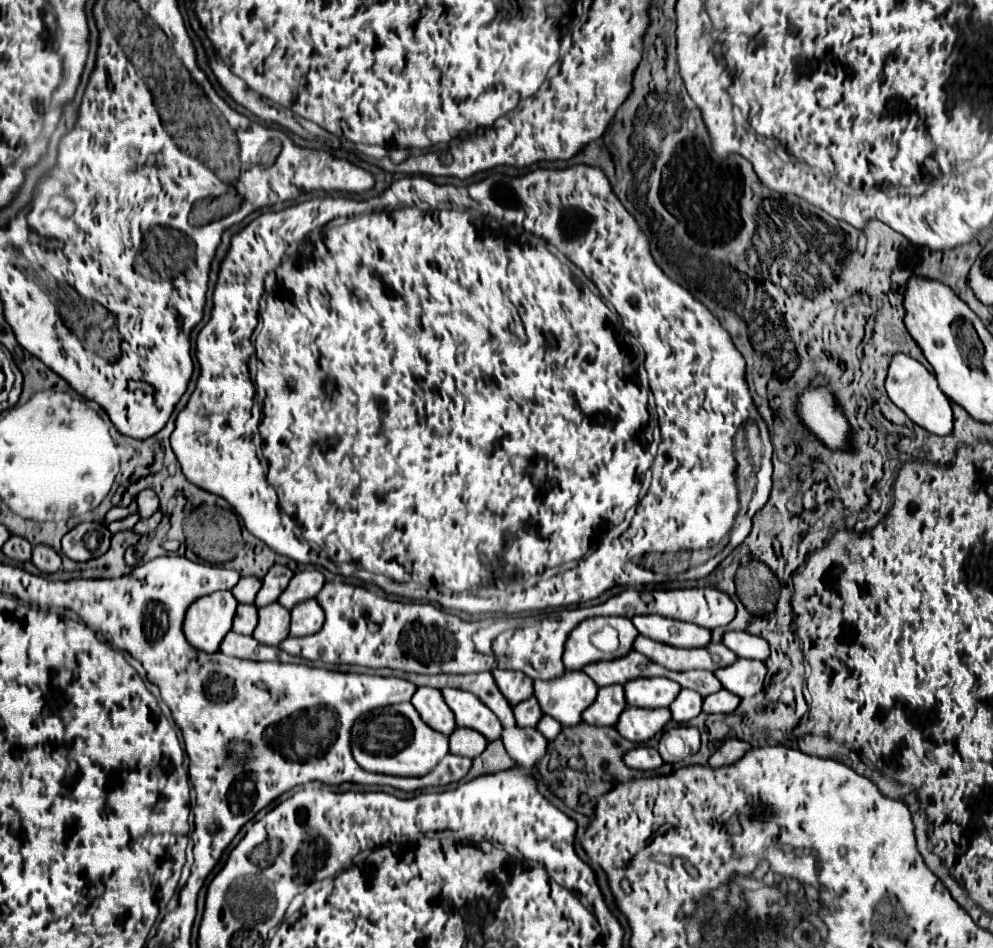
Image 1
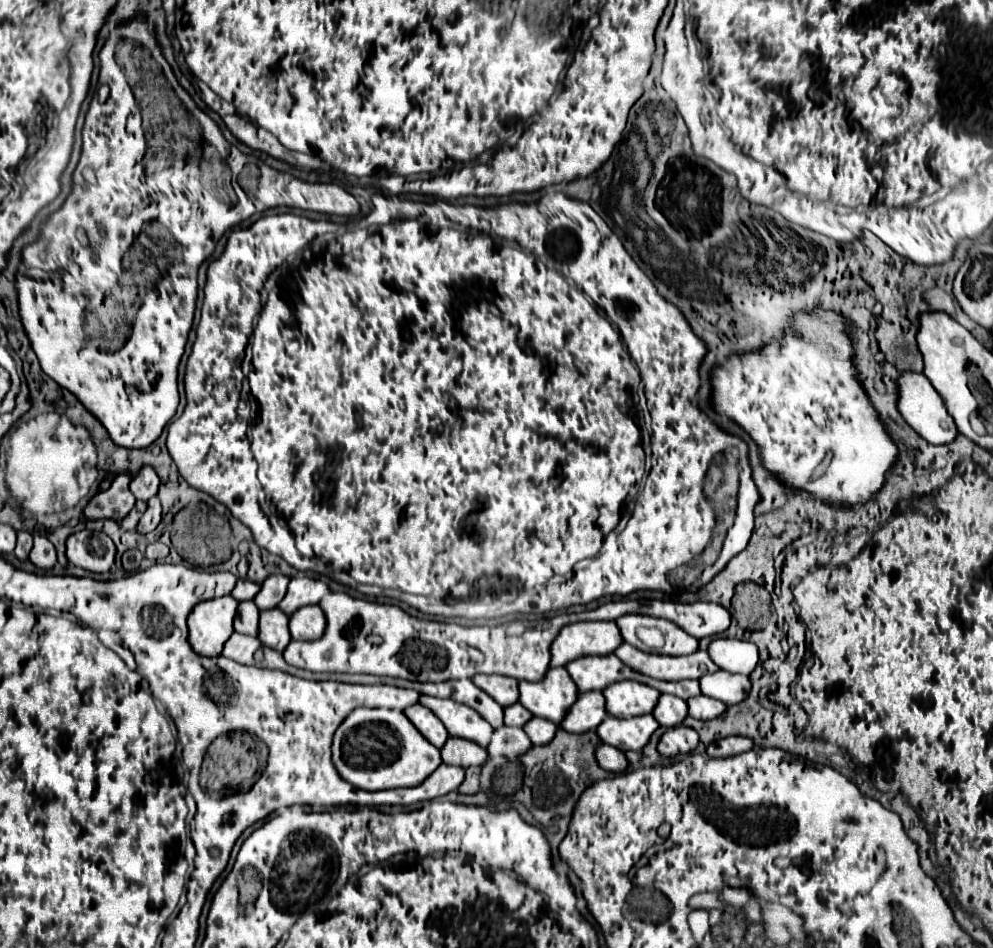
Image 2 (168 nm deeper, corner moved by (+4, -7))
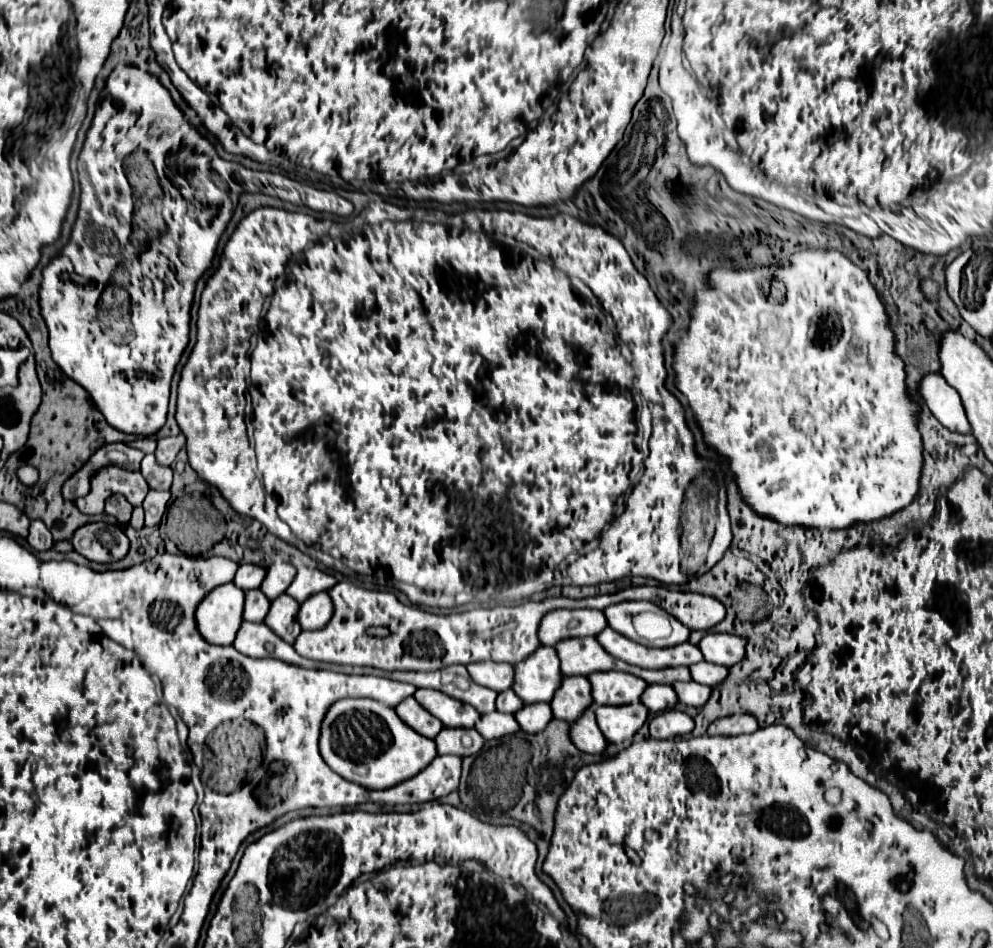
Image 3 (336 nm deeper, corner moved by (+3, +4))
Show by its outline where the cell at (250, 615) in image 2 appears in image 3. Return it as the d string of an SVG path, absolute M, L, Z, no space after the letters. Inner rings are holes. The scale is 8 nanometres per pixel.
M247 590L245 592L245 610L243 620L247 622L263 622L263 618L269 612L269 600L259 590Z

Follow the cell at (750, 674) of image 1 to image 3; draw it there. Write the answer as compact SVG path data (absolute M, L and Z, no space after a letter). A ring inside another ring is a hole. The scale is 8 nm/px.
M699 662L695 666L689 666L689 670L691 670L691 678L695 682L711 686L711 688L723 684L729 676L729 668L719 666L719 664L711 664L711 662Z

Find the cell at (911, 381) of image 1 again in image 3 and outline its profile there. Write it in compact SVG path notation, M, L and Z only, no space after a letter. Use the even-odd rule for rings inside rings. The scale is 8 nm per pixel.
M927 374L919 382L919 394L931 414L951 432L969 432L967 416L963 412L959 394L945 382L941 374Z

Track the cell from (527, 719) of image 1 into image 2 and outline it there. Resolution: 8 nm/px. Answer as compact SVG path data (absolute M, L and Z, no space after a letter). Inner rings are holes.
M514 703L504 709L504 725L510 725L510 727L522 727L530 717L532 713L520 703Z

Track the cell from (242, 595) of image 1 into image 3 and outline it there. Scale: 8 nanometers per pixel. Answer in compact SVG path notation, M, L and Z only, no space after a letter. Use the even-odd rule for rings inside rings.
M239 564L239 570L235 574L235 586L247 586L243 590L251 590L253 586L259 588L259 584L263 582L265 578L265 568L261 566L255 566L255 564Z

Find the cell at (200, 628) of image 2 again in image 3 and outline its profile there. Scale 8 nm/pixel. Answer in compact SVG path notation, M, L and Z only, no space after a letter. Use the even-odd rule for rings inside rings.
M233 582L213 588L197 606L195 620L199 634L217 646L233 644L241 624L245 594Z

